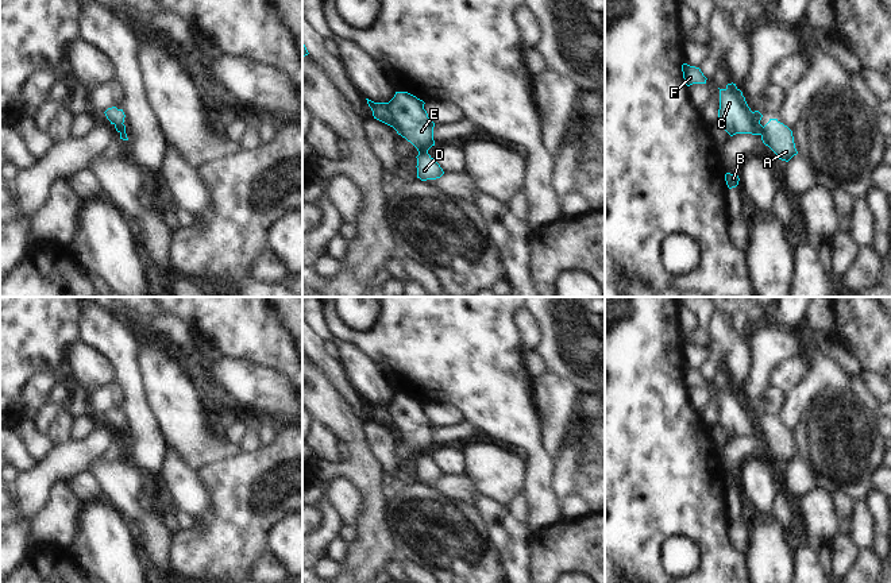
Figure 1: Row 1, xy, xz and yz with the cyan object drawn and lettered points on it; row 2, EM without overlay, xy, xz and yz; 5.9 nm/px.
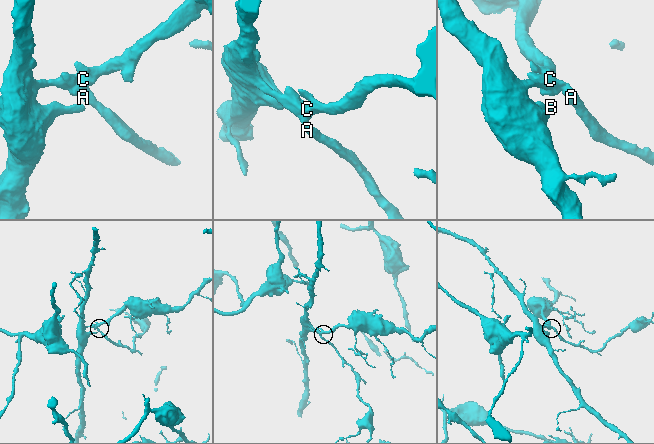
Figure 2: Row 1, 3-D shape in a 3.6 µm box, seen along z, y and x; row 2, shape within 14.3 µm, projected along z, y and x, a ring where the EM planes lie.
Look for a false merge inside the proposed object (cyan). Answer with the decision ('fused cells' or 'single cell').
fused cells

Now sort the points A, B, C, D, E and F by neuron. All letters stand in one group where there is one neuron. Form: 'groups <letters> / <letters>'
groups A B D / C E F

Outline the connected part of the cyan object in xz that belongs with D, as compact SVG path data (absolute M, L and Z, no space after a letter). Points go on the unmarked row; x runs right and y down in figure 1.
M428 455L418 456L416 460L417 480L421 483L436 482L444 476L440 467Z

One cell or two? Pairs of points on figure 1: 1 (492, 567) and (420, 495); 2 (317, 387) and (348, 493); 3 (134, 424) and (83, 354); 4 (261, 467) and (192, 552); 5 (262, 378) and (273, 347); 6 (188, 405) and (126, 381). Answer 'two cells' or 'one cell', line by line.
1: one cell
2: two cells
3: two cells
4: one cell
5: two cells
6: two cells

